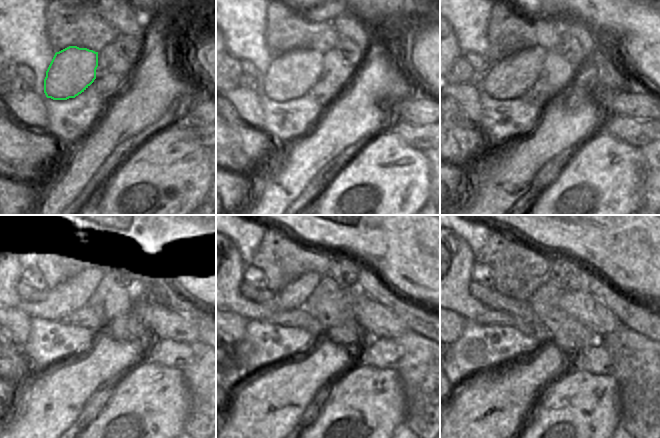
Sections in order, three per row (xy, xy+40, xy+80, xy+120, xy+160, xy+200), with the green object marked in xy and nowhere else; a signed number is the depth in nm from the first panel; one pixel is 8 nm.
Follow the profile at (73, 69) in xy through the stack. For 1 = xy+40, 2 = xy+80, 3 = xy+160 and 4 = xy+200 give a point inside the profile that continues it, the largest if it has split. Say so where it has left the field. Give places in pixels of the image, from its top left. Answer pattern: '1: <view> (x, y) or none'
1: xy+40 (290, 75)
2: xy+80 (511, 77)
3: xy+160 (294, 295)
4: xy+200 (460, 259)

